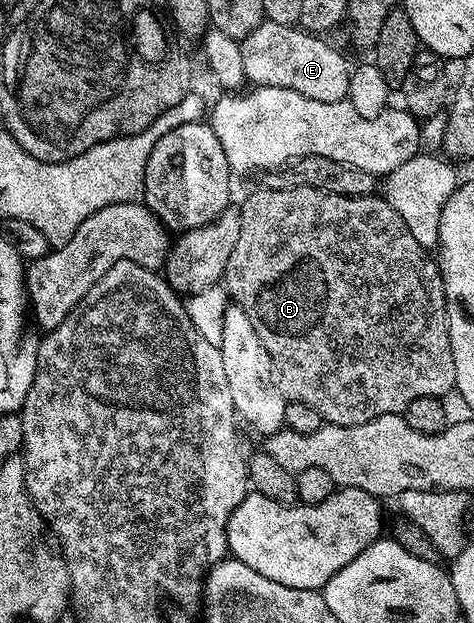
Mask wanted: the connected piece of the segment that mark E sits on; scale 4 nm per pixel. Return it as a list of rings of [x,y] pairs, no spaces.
[[[265,19],[239,42],[245,80],[253,86],[286,87],[298,91],[298,95],[306,95],[306,99],[318,99],[318,103],[343,101],[348,95],[354,65],[324,41],[327,40],[323,36],[306,33],[296,25]]]

